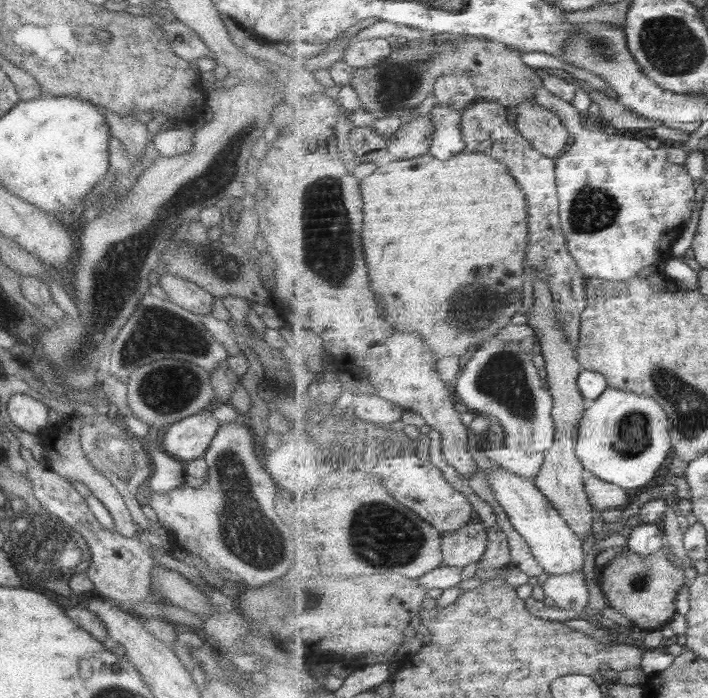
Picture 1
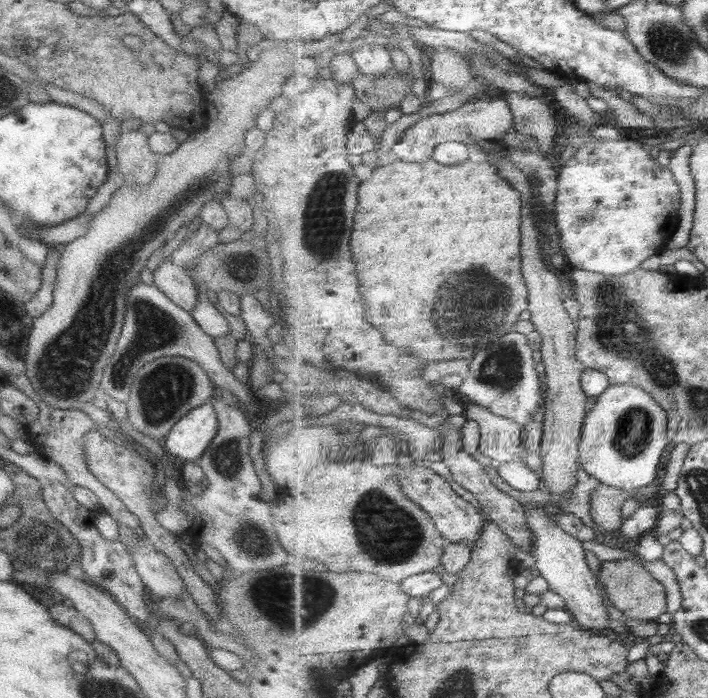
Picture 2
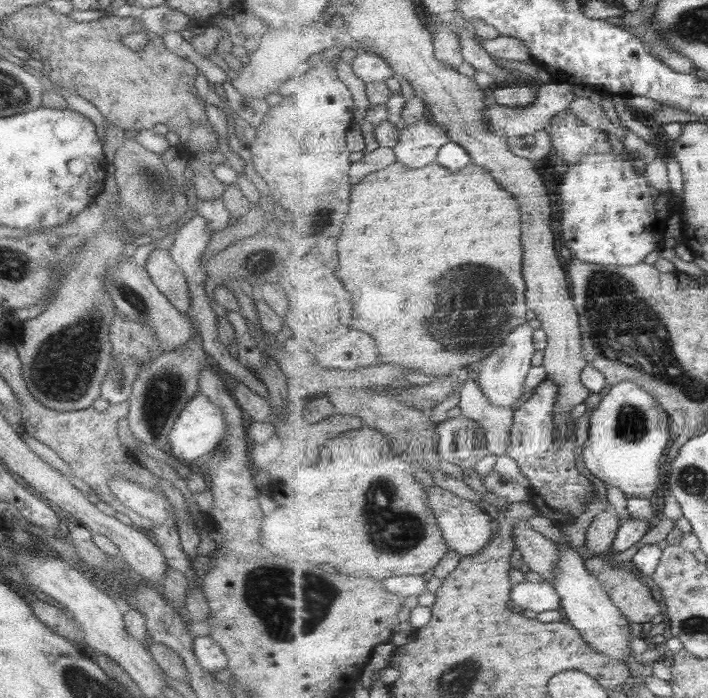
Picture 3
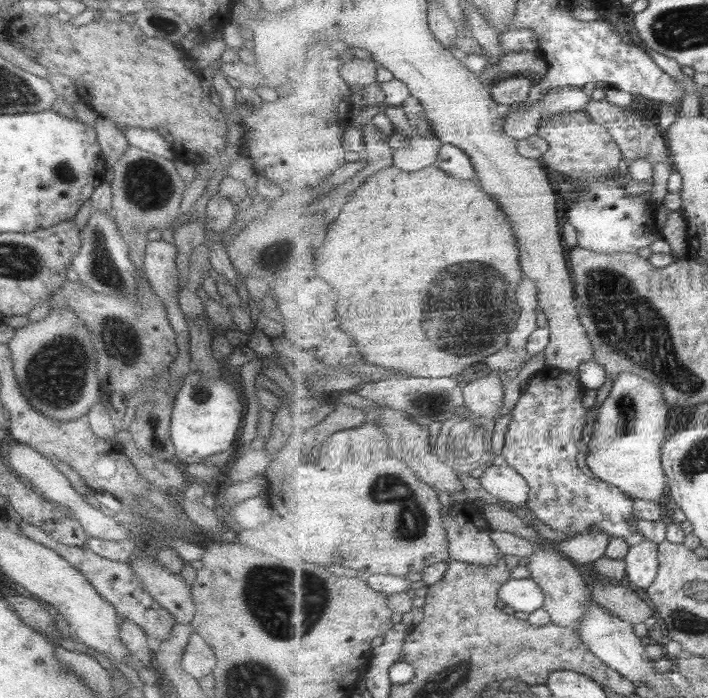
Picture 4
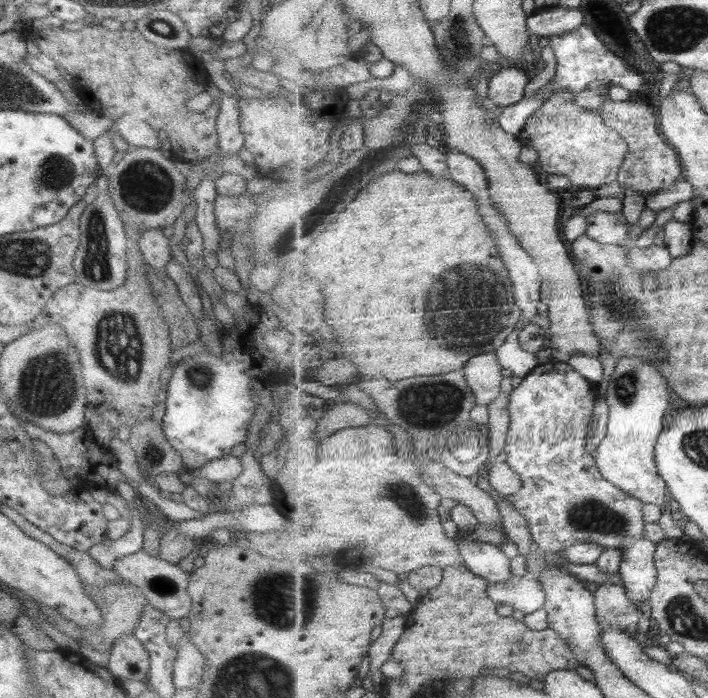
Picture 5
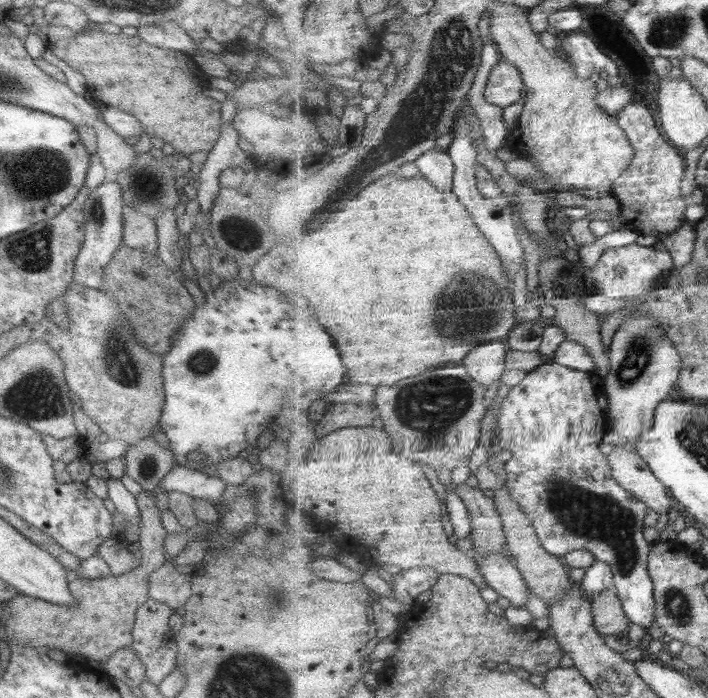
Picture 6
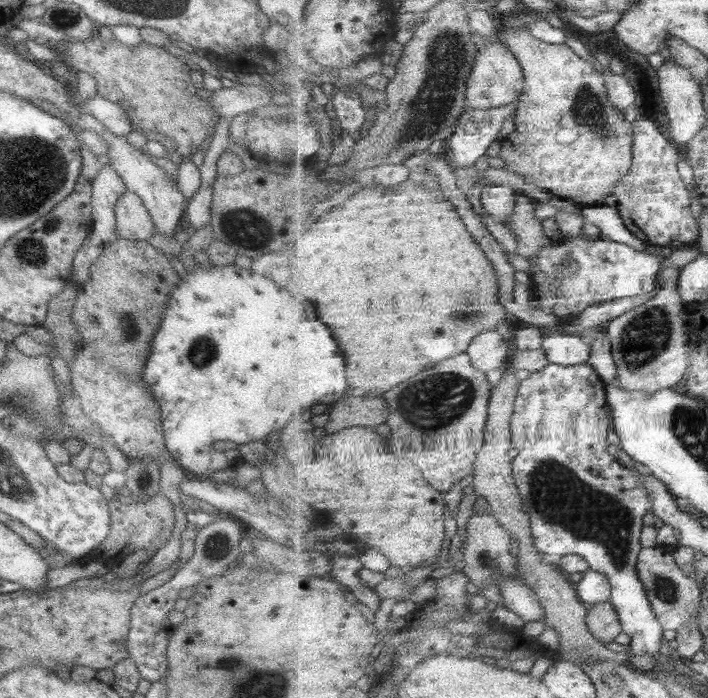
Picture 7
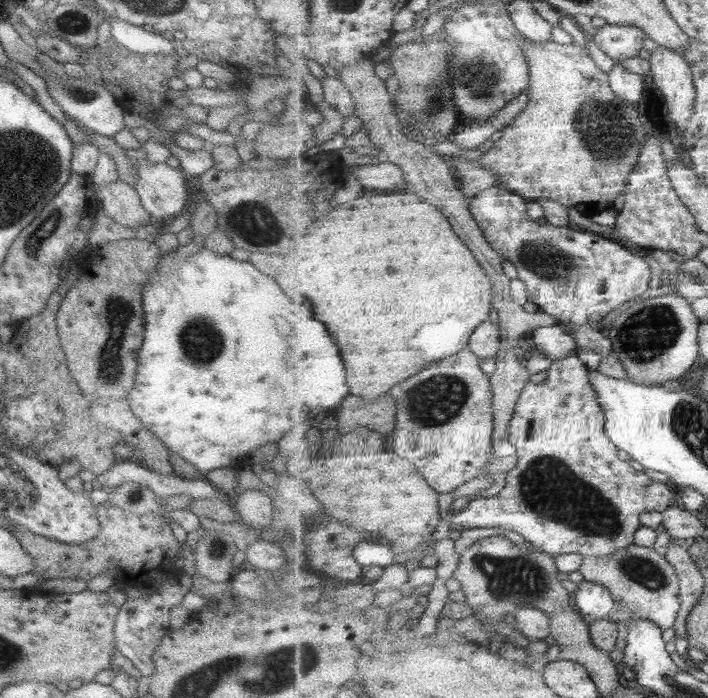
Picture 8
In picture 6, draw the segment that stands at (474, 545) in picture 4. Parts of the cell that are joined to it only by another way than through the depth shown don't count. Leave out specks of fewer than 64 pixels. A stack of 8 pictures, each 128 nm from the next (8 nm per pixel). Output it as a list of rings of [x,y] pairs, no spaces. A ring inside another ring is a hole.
[[[485,554],[479,565],[500,596],[506,597],[515,607],[527,608],[531,589],[514,560],[508,560],[504,554]]]

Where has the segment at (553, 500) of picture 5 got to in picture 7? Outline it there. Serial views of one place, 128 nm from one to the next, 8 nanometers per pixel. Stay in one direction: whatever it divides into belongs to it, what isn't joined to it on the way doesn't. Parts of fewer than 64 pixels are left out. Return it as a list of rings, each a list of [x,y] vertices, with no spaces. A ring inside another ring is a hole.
[[[589,362],[586,364],[576,364],[576,366],[562,366],[561,364],[550,363],[544,370],[533,372],[530,377],[521,381],[520,394],[516,399],[516,413],[514,413],[512,421],[513,443],[515,449],[518,450],[518,455],[513,460],[515,480],[517,481],[517,486],[520,488],[522,497],[526,501],[525,512],[530,514],[531,526],[533,526],[532,535],[535,536],[537,548],[546,556],[554,559],[578,554],[590,562],[592,569],[610,577],[613,586],[612,602],[617,606],[622,625],[625,626],[625,633],[632,638],[630,644],[632,652],[636,655],[649,654],[649,656],[656,659],[656,666],[652,671],[654,675],[657,673],[657,676],[664,677],[665,675],[669,675],[669,677],[679,677],[679,679],[689,680],[690,678],[671,671],[667,666],[666,660],[660,653],[666,630],[661,624],[660,618],[656,615],[652,601],[650,601],[648,589],[646,589],[646,585],[642,584],[640,573],[638,573],[641,553],[645,548],[643,546],[644,516],[653,512],[653,499],[649,496],[649,491],[645,488],[641,479],[635,473],[633,474],[630,467],[622,464],[622,462],[620,463],[617,456],[613,456],[608,452],[608,446],[610,446],[610,422],[612,420],[610,420],[609,390],[607,386],[608,383],[605,379],[601,377],[599,372]]]

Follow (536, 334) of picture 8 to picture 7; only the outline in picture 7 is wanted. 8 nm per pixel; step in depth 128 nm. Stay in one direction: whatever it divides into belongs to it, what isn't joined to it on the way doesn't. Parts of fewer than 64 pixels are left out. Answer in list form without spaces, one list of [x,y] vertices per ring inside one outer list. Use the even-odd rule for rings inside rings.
[[[560,330],[550,331],[543,347],[550,362],[562,366],[586,364],[593,355],[593,346],[584,337],[569,335]]]

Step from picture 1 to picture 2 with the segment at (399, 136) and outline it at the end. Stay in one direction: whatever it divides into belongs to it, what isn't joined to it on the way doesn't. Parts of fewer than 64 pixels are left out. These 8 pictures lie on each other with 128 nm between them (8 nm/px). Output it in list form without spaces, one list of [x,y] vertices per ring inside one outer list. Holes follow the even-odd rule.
[[[506,98],[472,99],[459,109],[448,113],[435,115],[425,113],[424,118],[405,132],[406,136],[393,147],[393,152],[398,154],[402,161],[423,163],[434,158],[434,153],[440,144],[459,142],[466,145],[473,139],[503,140],[515,129],[516,116]]]

